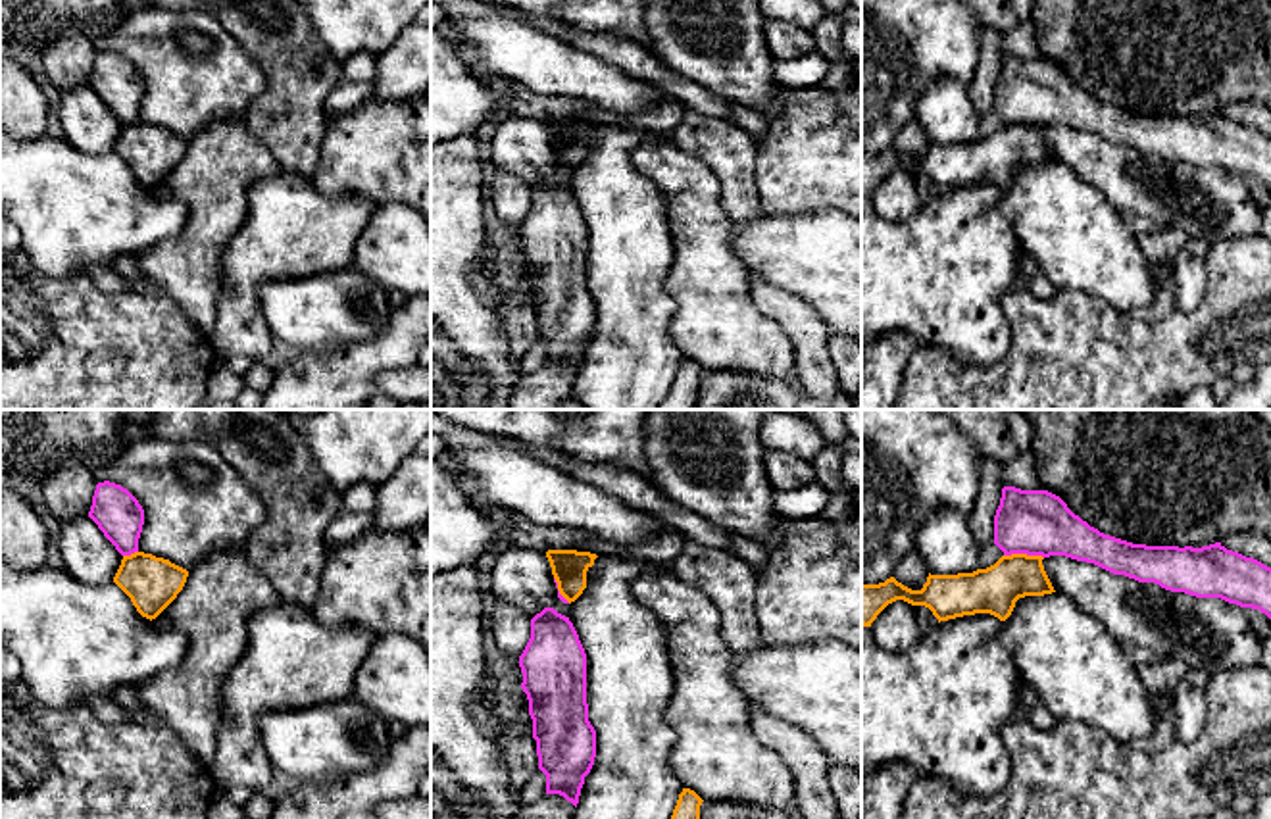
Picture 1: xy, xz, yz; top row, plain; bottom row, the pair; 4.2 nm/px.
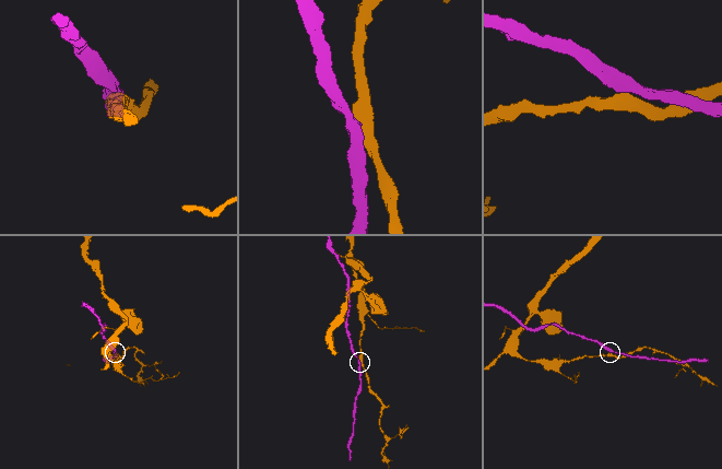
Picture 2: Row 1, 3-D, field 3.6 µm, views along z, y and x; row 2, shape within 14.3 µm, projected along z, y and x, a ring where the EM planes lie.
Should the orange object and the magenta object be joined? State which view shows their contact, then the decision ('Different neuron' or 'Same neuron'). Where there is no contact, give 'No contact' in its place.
Touches orange in yz. Different neuron

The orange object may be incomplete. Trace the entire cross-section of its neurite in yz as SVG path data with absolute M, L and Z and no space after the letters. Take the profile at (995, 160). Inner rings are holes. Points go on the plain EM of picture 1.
M1011 123L973 142L929 142L921 160L911 160L894 146L879 154L861 154L861 194L871 196L896 169L929 177L938 192L975 183L990 183L1006 190L1019 167L1056 161L1042 129L1042 125Z

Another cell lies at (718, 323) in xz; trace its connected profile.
M646 133L644 142L631 152L633 167L648 177L665 196L669 229L675 258L665 281L667 292L677 302L677 313L669 331L685 358L694 360L702 369L733 371L760 377L763 381L796 381L796 352L781 325L761 313L750 296L750 269L731 246L731 227L721 206L721 183L702 160L679 150L669 135Z

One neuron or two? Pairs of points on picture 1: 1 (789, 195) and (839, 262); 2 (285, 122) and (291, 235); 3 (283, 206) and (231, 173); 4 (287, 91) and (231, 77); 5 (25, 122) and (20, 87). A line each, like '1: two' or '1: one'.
1: two
2: two
3: two
4: two
5: one

